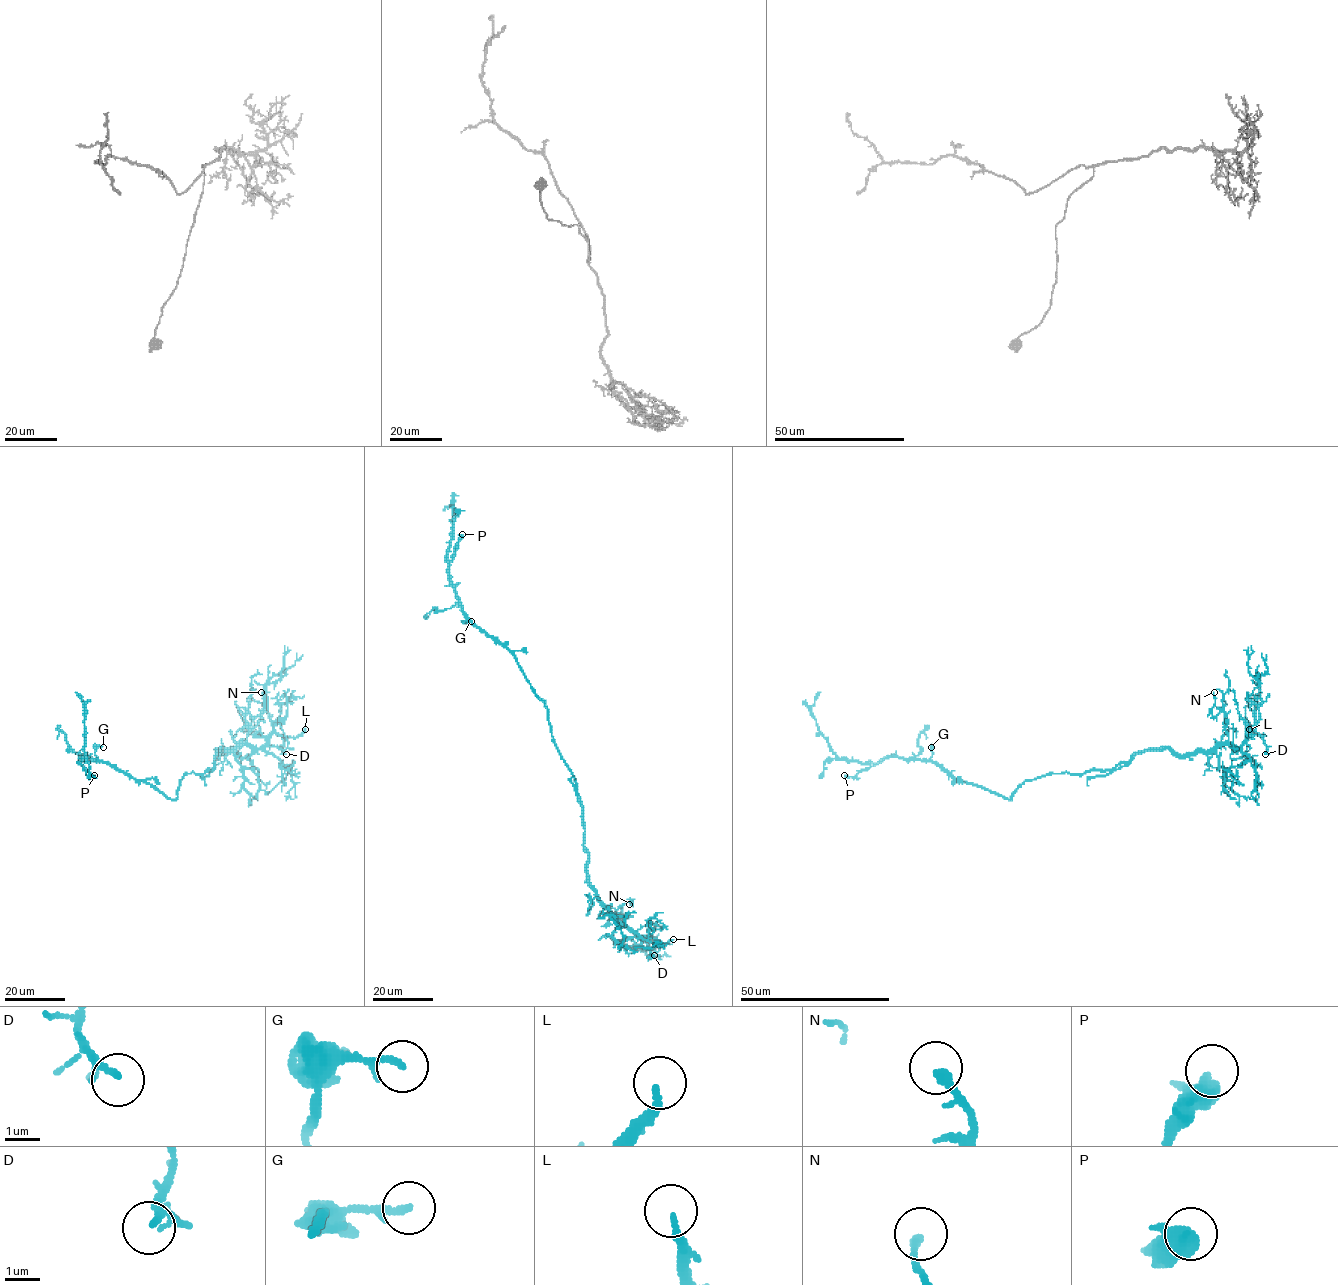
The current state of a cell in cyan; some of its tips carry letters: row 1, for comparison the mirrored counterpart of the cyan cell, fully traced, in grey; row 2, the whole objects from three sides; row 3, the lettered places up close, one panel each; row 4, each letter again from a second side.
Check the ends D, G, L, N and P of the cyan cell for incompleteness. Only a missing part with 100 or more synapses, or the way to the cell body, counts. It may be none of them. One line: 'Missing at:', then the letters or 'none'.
Missing at: none

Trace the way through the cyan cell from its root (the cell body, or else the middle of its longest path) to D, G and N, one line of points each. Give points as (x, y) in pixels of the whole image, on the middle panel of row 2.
D: (553, 737), (574, 778), (583, 810), (587, 883), (603, 905), (641, 940), (651, 957), (654, 955)
G: (553, 737), (545, 701), (537, 695), (517, 658), (468, 621), (463, 623), (471, 621)
N: (553, 737), (574, 778), (583, 810), (587, 883), (613, 918), (620, 906), (629, 902), (632, 905), (629, 904)

